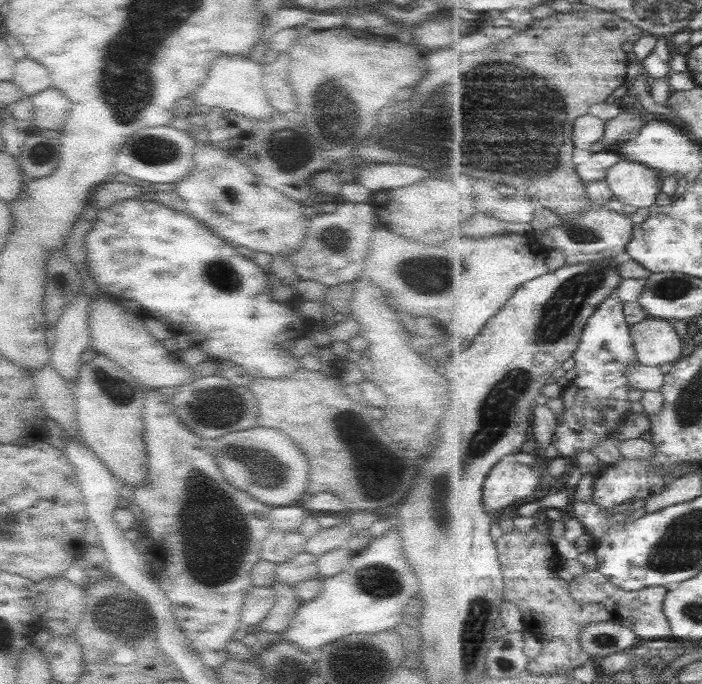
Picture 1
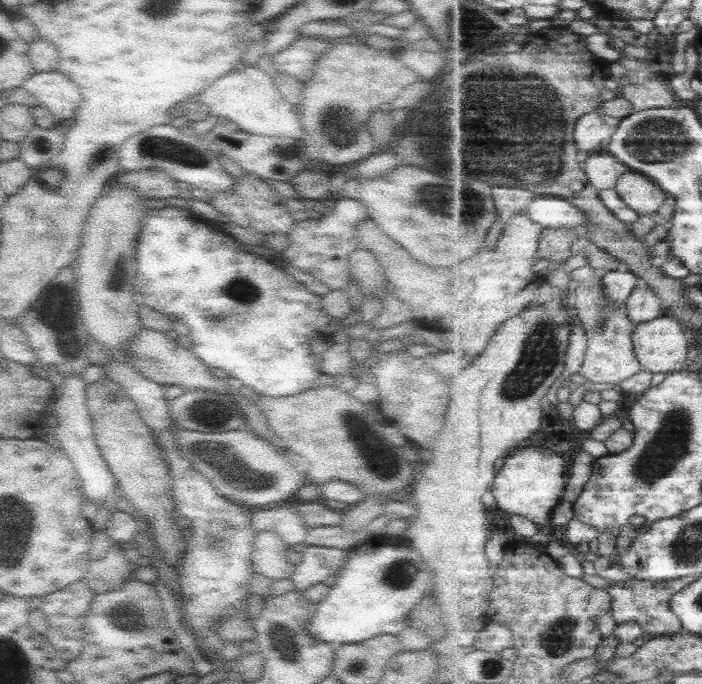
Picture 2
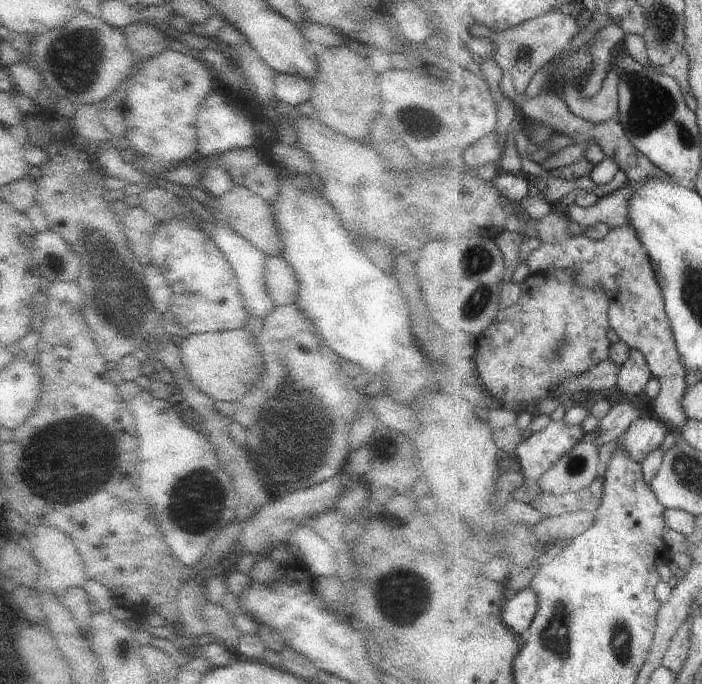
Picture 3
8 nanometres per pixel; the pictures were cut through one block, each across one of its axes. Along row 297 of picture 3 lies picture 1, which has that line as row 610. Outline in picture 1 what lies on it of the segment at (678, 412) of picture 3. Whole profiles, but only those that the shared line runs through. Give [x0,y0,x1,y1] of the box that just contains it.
[571,570,672,641]

